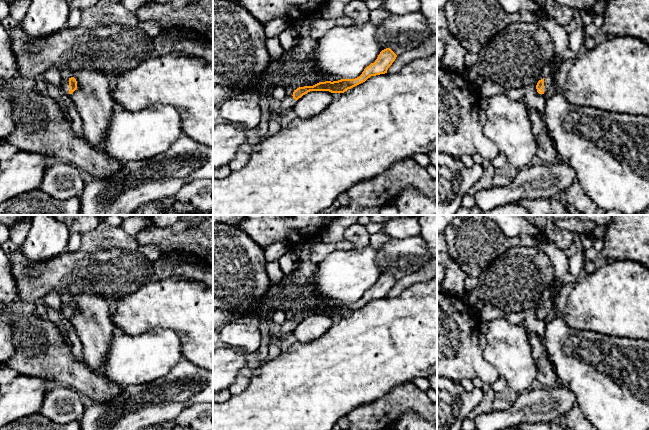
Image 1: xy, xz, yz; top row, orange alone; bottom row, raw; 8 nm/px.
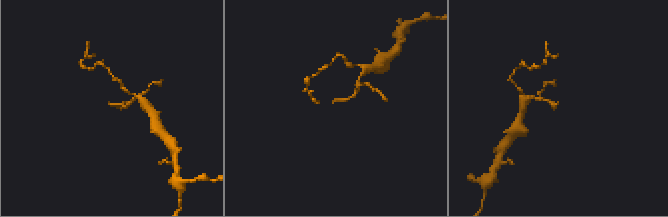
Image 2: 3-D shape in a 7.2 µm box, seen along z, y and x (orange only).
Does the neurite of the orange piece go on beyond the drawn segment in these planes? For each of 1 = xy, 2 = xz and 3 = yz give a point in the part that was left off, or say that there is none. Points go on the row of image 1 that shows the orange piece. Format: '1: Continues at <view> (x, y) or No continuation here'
1: Continues at xy (64, 83)
2: Continues at xz (288, 103)
3: Continues at yz (548, 80)

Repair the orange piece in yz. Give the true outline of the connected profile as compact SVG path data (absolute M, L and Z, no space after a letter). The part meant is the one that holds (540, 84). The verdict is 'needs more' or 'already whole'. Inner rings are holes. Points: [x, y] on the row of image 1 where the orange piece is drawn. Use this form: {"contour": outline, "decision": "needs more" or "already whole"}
{"contour": "M549 76L539 80L536 85L537 92L539 94L546 93L548 88L551 86L552 82L553 82L553 79Z", "decision": "needs more"}

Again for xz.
{"contour": "M386 48L380 52L374 63L367 66L362 74L355 79L341 79L338 81L325 81L319 82L313 86L299 87L294 90L293 95L285 97L281 101L278 109L278 117L280 118L286 110L292 109L296 101L303 95L310 91L329 91L331 93L344 93L348 89L351 89L363 82L365 82L371 76L387 73L388 68L395 61L397 55L390 49Z", "decision": "needs more"}

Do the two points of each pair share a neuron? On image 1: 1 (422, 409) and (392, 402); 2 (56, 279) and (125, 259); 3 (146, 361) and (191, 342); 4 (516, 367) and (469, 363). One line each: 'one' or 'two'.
1: one
2: one
3: two
4: two

